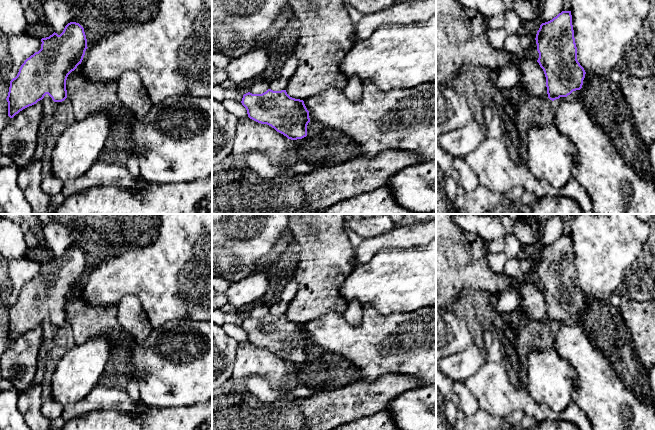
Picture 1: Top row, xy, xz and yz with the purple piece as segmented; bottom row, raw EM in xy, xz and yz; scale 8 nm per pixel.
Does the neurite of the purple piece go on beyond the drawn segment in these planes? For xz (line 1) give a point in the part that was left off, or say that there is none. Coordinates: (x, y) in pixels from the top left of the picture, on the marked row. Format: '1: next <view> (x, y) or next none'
1: next none

